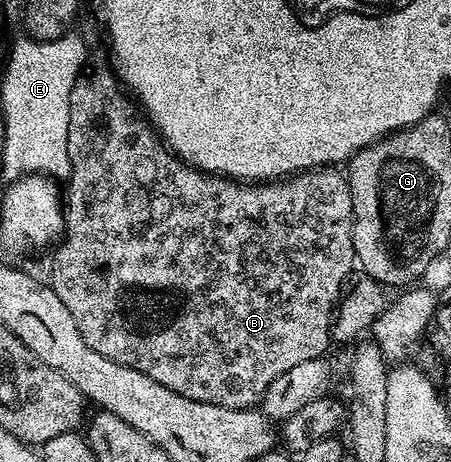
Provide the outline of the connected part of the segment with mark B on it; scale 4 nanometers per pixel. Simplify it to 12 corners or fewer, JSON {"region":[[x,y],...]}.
{"region":[[71,89],[52,289],[83,341],[252,408],[331,347],[349,180],[251,184]]}

